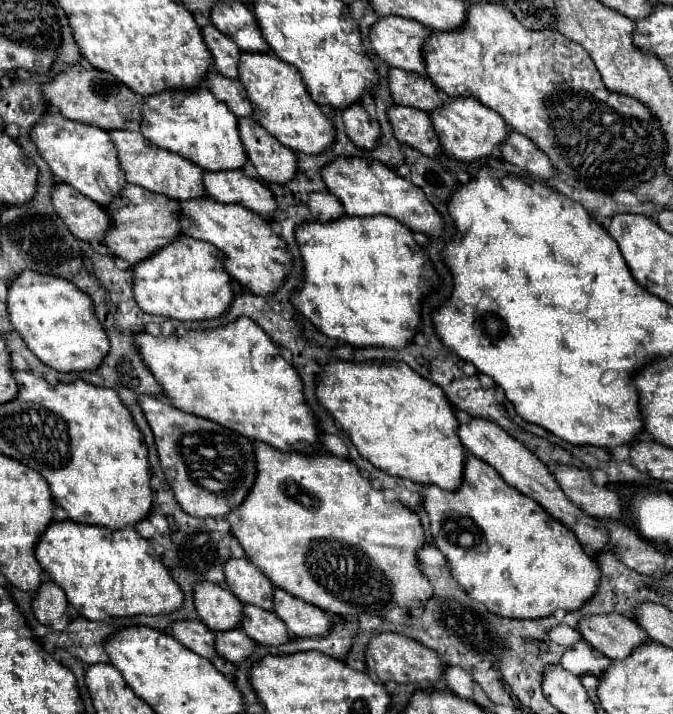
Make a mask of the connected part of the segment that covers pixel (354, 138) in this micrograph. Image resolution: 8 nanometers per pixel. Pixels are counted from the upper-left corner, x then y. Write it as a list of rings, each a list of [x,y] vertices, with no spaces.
[[[352,103],[342,111],[342,121],[350,141],[362,149],[374,149],[380,139],[380,127],[374,119],[368,117],[366,109],[360,103]]]

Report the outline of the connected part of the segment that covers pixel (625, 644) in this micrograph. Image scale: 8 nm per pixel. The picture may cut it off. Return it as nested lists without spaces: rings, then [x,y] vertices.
[[[616,613],[582,617],[578,633],[592,649],[610,659],[624,659],[636,645],[648,641],[648,635],[630,617]]]

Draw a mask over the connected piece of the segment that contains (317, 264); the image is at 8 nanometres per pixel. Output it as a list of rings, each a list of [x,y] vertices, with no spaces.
[[[374,215],[374,217],[338,217],[326,223],[306,221],[294,229],[294,239],[302,255],[304,281],[298,291],[290,295],[290,303],[312,321],[324,335],[350,343],[352,347],[404,347],[416,333],[420,321],[420,299],[432,289],[436,273],[424,269],[426,255],[412,239],[408,227],[400,221]]]

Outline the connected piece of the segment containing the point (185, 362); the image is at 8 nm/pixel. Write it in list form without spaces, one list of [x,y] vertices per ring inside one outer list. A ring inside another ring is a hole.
[[[238,317],[236,321],[216,327],[212,331],[192,329],[182,337],[178,335],[154,337],[146,331],[140,331],[134,333],[134,341],[138,345],[142,363],[154,375],[164,395],[172,401],[176,409],[182,409],[198,417],[206,417],[214,423],[220,423],[226,429],[246,435],[252,441],[268,443],[278,451],[300,451],[300,453],[322,451],[318,443],[316,419],[304,403],[302,381],[296,369],[280,357],[276,343],[252,319]]]

